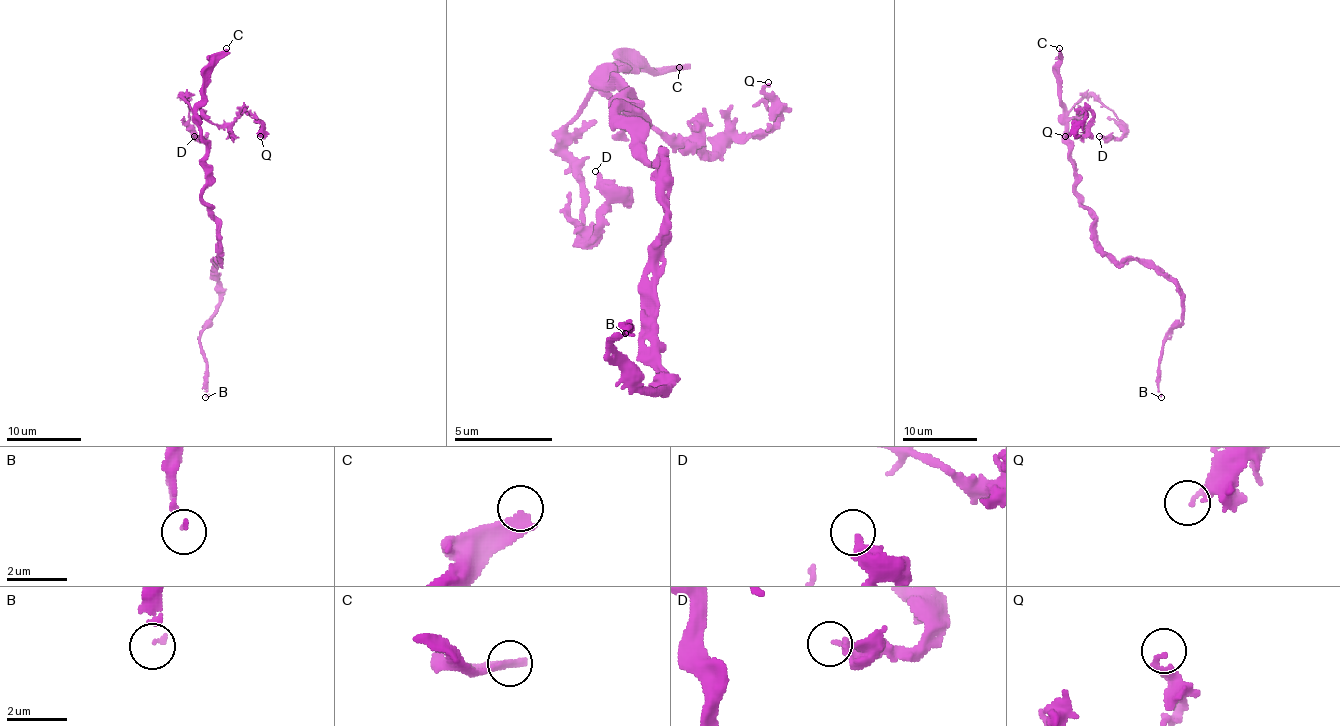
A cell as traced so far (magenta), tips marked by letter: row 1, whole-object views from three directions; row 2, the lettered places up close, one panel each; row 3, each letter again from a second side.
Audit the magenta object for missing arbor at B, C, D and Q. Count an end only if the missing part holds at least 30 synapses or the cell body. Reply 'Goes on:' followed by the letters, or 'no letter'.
Goes on: C

